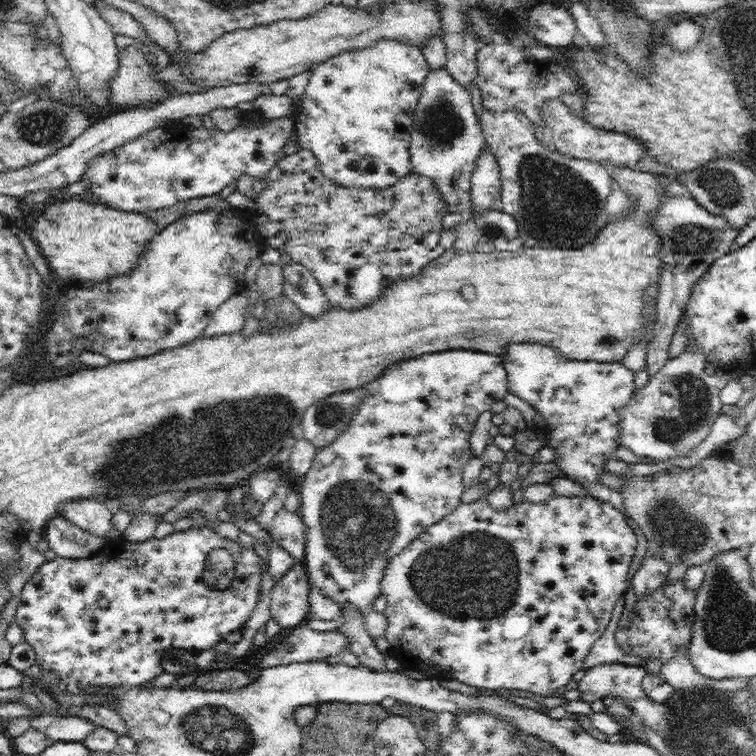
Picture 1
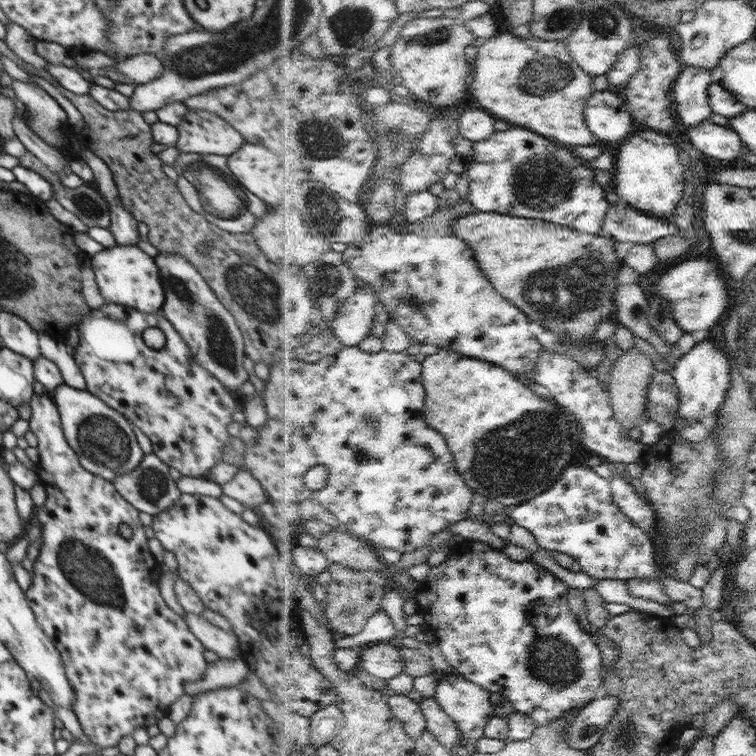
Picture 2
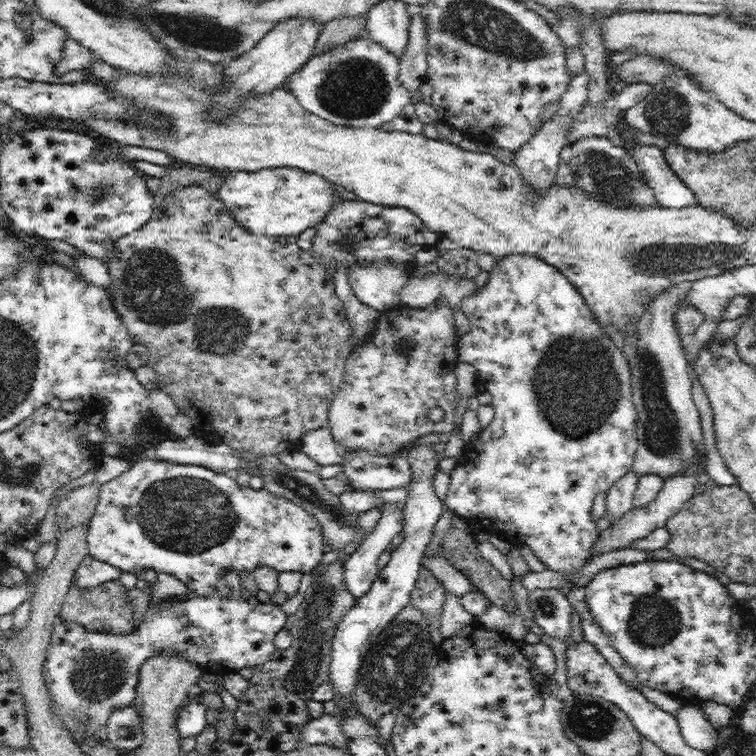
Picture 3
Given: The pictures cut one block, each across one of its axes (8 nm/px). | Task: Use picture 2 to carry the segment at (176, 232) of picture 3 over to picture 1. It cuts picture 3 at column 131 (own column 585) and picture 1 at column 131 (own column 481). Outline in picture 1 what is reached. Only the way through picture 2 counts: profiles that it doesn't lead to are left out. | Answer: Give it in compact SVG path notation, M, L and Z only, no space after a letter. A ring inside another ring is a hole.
M73 197L63 202L48 204L34 224L28 228L33 242L38 246L42 256L48 260L48 266L54 270L52 274L60 276L62 281L74 282L92 279L99 281L110 274L127 271L139 257L146 240L157 232L157 225L134 211L118 209L106 203L96 202L87 197Z

